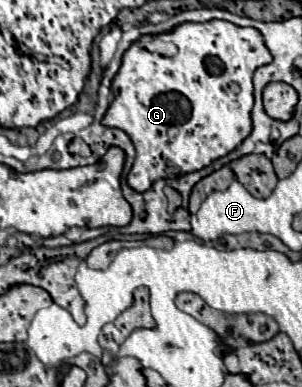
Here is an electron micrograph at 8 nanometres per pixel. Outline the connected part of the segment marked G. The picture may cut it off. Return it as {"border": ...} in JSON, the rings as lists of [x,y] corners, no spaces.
{"border":[[[219,19],[205,21],[205,23],[181,23],[181,25],[173,27],[169,33],[161,33],[161,35],[157,35],[157,37],[159,37],[161,41],[171,41],[171,43],[175,43],[177,55],[173,55],[173,57],[163,57],[163,55],[159,55],[159,53],[147,51],[147,49],[141,45],[141,41],[135,41],[135,43],[123,53],[121,67],[119,67],[117,75],[113,77],[113,83],[111,83],[111,87],[115,89],[115,99],[111,101],[107,113],[105,113],[103,119],[101,119],[103,125],[107,125],[107,127],[117,127],[117,129],[125,131],[125,133],[131,137],[133,145],[135,145],[135,163],[133,163],[133,167],[131,167],[131,171],[129,171],[129,175],[127,175],[127,183],[129,183],[135,191],[139,191],[139,193],[147,191],[147,189],[153,185],[153,181],[157,181],[159,177],[167,177],[167,179],[169,179],[169,177],[173,177],[173,175],[179,177],[179,175],[183,175],[183,173],[191,173],[191,171],[195,171],[195,169],[203,169],[203,167],[207,167],[211,161],[215,161],[215,159],[227,155],[231,149],[235,149],[235,147],[243,141],[243,137],[247,137],[247,135],[251,133],[251,105],[253,105],[253,81],[251,81],[251,79],[253,79],[253,73],[255,73],[257,67],[267,65],[267,63],[271,63],[271,59],[273,59],[271,53],[269,53],[269,49],[265,47],[263,35],[261,35],[257,29],[253,29],[253,27],[237,27],[237,25],[229,23],[229,21],[219,21]]]}

